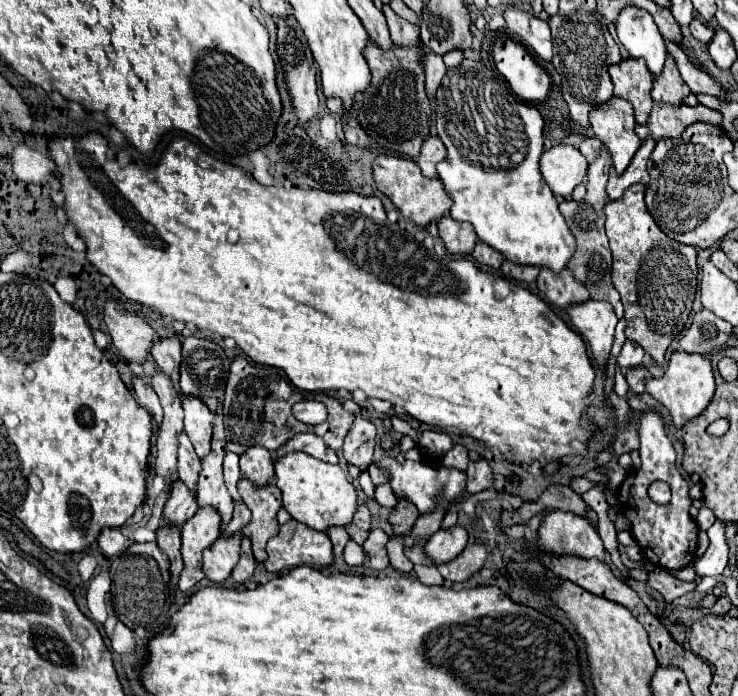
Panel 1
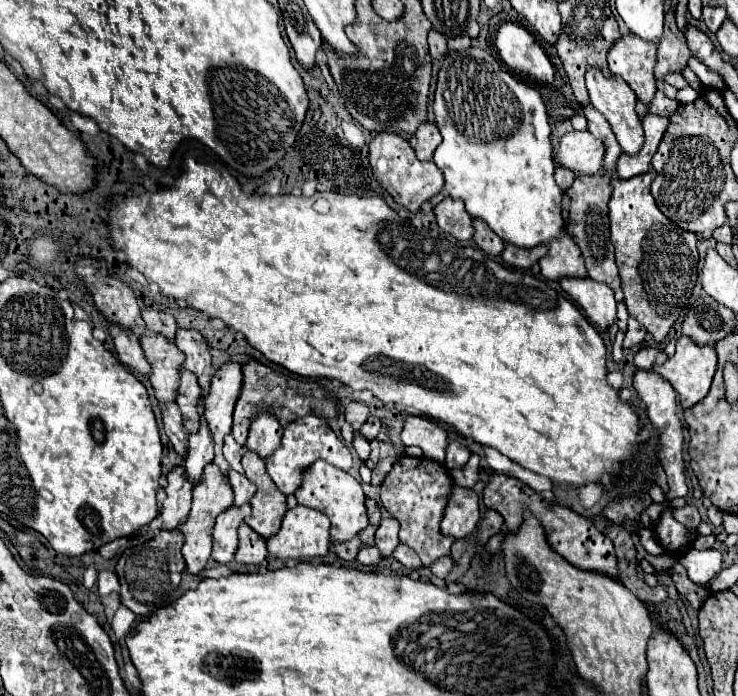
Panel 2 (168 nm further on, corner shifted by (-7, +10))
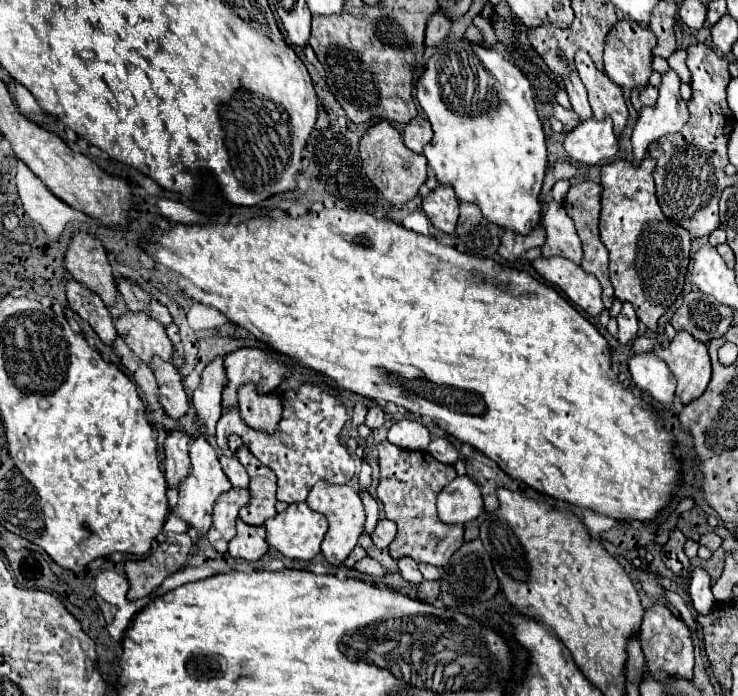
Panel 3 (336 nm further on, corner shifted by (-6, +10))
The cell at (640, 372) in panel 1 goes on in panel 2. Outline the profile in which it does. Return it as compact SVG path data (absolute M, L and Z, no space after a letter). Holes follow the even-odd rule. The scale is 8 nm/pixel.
M651 346L641 348L641 350L635 354L635 366L637 366L639 370L651 370L657 354L659 354L657 348L651 348Z

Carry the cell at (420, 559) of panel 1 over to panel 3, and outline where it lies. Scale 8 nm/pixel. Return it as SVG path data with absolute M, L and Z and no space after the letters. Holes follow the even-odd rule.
M388 440L378 444L380 458L380 484L376 488L378 500L384 504L388 520L398 524L398 534L390 544L390 556L394 560L410 556L416 562L444 566L450 556L464 544L464 526L440 524L436 514L436 496L440 490L456 478L456 470L450 464L438 462L430 452L408 452L390 444Z

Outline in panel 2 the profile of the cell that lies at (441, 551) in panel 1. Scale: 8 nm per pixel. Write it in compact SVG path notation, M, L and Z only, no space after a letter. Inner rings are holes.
M455 486L441 520L441 532L453 538L465 538L475 530L479 516L479 496L471 488Z

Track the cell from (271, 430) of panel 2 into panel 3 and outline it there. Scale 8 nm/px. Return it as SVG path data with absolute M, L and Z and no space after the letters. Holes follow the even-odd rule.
M252 384L240 388L240 416L248 428L264 434L274 434L282 418L282 404L274 394L258 394Z

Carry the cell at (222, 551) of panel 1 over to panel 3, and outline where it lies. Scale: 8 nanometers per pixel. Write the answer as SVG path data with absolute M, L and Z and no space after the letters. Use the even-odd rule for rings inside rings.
M232 488L220 500L216 502L214 508L214 518L212 518L212 528L208 530L208 542L214 546L218 554L226 554L230 540L236 536L236 518L240 508L244 508L250 502L250 492L236 490Z

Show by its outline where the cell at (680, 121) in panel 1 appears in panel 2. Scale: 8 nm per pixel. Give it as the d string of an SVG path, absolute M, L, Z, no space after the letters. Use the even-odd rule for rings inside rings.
M655 92L655 98L653 102L647 106L649 108L649 114L657 114L657 116L673 116L673 112L677 110L679 102L677 100L671 100L667 98L663 92Z

